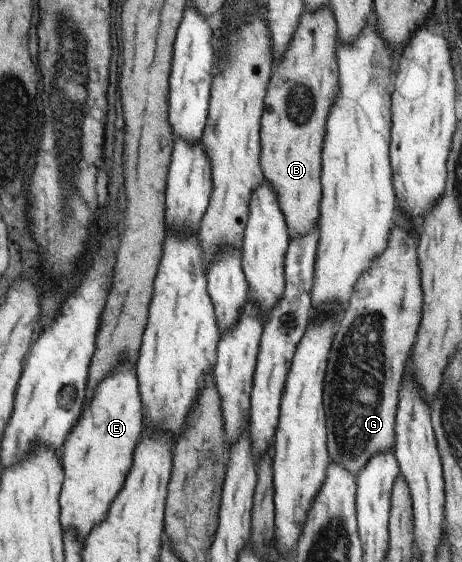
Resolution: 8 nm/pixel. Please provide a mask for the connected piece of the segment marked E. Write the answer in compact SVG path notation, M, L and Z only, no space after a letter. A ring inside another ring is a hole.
M128 362L120 364L120 370L112 372L95 388L82 418L62 444L64 482L60 490L60 526L62 530L74 530L80 542L88 536L92 526L106 518L110 502L126 480L132 452L142 432L136 376Z

